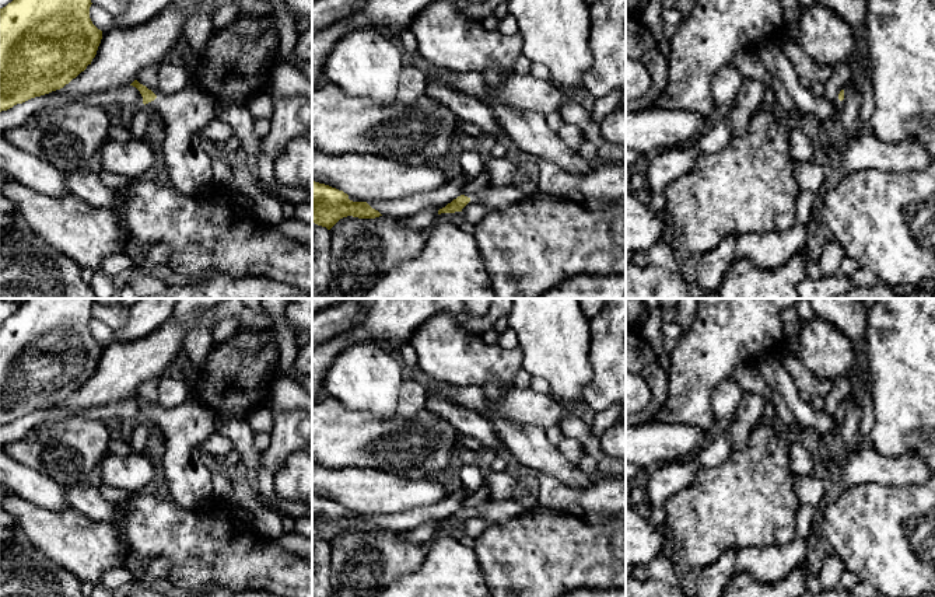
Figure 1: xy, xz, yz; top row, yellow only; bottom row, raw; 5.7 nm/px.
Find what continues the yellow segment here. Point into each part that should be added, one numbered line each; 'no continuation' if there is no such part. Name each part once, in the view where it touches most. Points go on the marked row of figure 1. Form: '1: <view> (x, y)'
1: xy (185, 114)

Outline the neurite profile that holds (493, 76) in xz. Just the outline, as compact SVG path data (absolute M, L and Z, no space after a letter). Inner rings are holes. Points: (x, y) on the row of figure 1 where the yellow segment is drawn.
M493 64L486 69L481 74L487 84L495 85L507 80L512 73L502 73L495 64Z

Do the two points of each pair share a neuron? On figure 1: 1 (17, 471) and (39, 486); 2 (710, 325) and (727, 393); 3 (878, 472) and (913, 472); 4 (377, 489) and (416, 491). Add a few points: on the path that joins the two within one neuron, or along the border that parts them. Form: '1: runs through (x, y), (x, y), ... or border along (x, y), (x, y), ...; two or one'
1: runs through (23, 477), (34, 486); one
2: border along (731, 377), (717, 386), (711, 398), (715, 414); two
3: runs through (886, 472), (904, 472); one
4: runs through (387, 491), (406, 491); one

